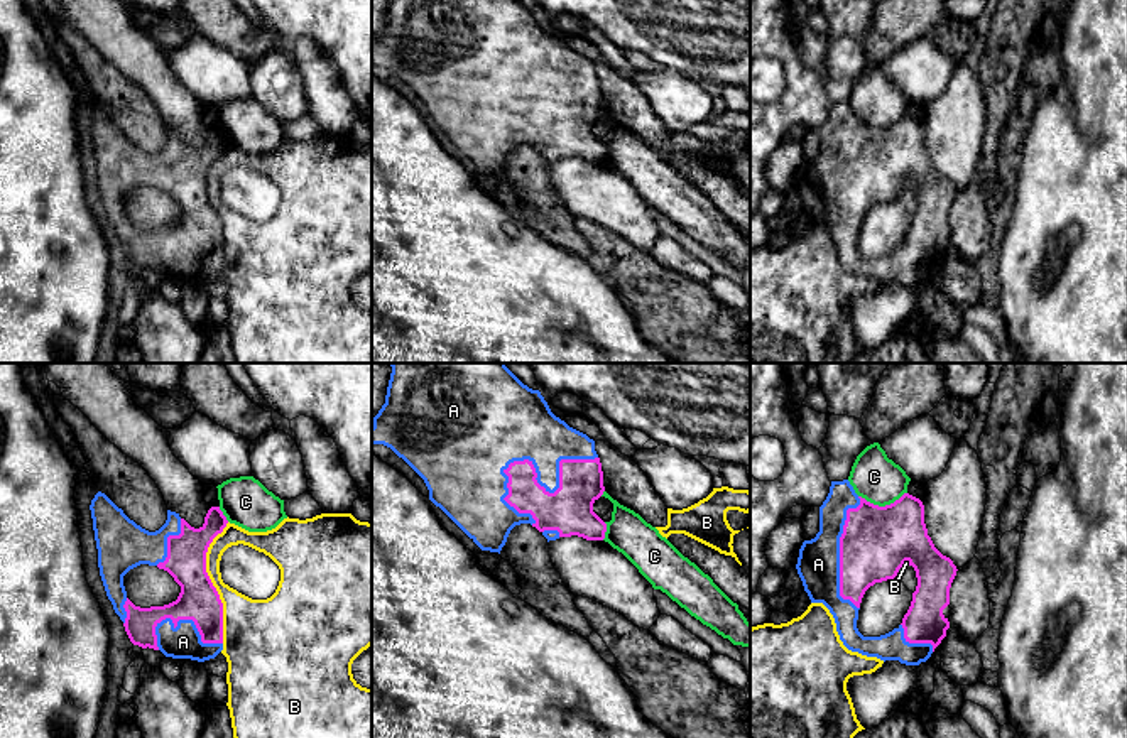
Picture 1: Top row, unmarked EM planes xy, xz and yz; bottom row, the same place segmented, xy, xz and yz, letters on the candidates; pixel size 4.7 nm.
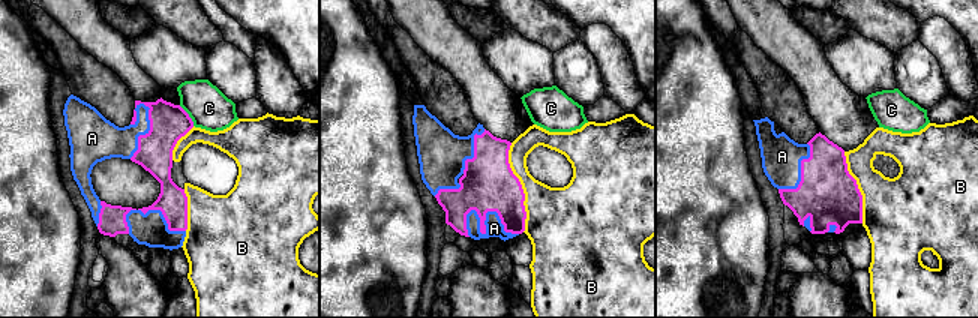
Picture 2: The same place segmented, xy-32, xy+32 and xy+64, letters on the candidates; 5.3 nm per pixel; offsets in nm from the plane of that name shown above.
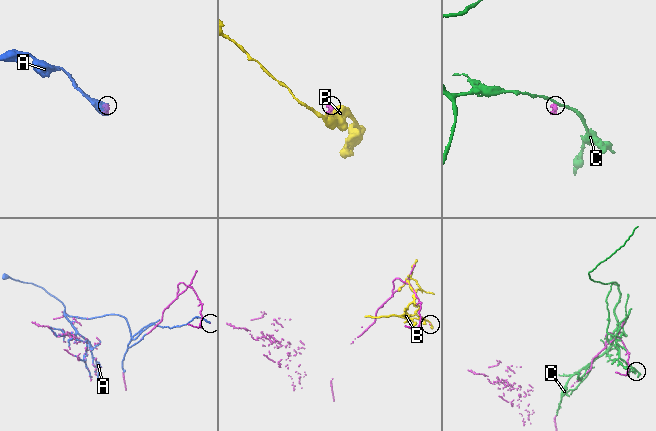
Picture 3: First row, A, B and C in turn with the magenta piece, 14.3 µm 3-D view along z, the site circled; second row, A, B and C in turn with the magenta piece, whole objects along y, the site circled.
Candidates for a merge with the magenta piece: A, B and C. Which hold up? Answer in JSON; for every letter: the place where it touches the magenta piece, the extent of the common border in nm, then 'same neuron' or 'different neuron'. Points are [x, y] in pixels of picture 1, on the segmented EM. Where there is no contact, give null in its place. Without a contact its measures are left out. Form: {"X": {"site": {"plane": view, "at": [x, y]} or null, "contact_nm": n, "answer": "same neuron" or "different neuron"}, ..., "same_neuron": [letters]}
{"A": {"site": {"plane": "xz", "at": [539, 485]}, "contact_nm": 500, "answer": "same neuron"}, "B": {"site": {"plane": "xy", "at": [212, 583]}, "contact_nm": 600, "answer": "different neuron"}, "C": {"site": {"plane": "yz", "at": [882, 507]}, "contact_nm": 240, "answer": "different neuron"}, "same_neuron": ["A"]}

